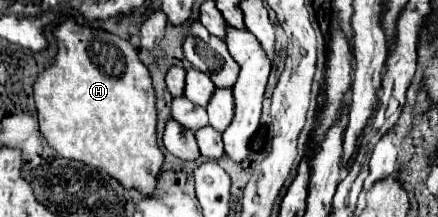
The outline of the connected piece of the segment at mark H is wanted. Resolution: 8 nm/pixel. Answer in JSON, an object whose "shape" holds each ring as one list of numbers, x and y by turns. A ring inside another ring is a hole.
{"shape":[[66,18,52,34,58,44,58,54,54,64,44,68,34,82,34,102,42,136,60,156,108,172,126,188,138,188,142,194,152,194,164,164,164,154,156,142,156,96,148,68,140,62,130,42,102,28,78,24,74,18]]}

